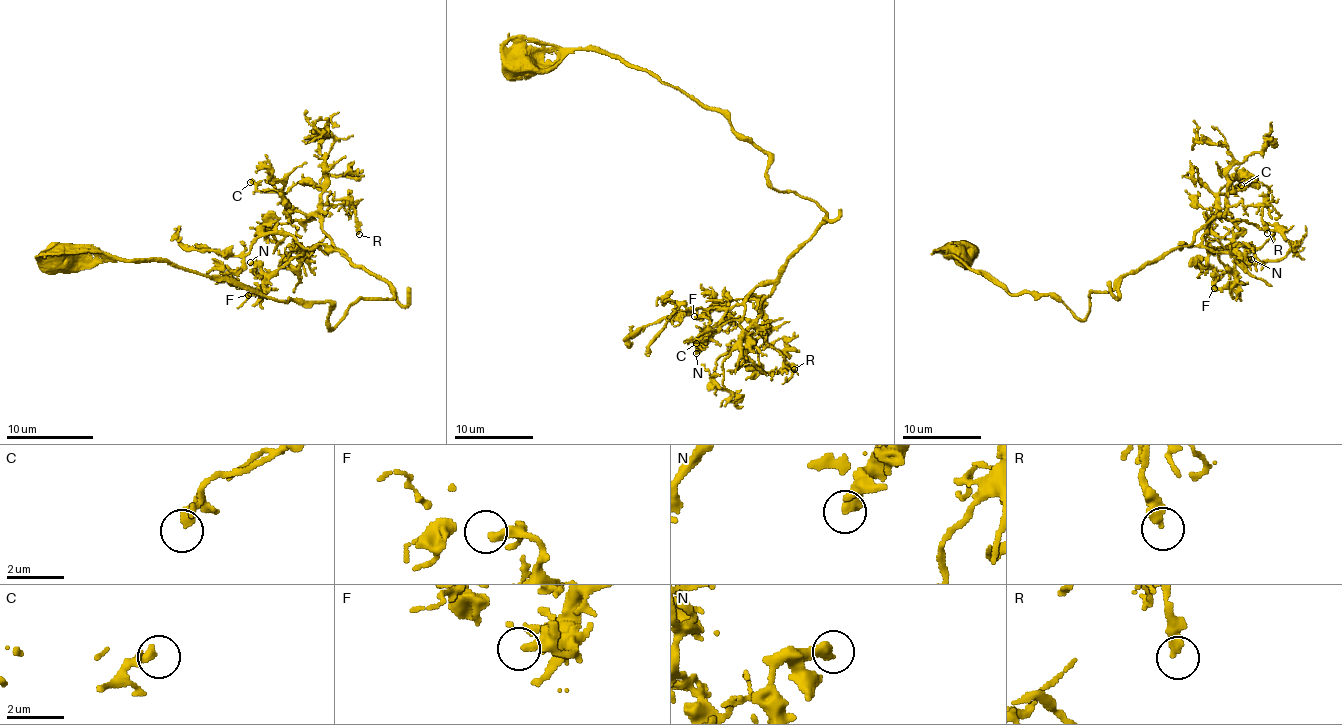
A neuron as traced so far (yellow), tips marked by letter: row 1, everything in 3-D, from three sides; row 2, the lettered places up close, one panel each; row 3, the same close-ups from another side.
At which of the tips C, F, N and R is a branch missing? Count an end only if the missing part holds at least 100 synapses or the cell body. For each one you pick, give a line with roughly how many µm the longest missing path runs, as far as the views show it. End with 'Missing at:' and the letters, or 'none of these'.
Missing at: none of these

